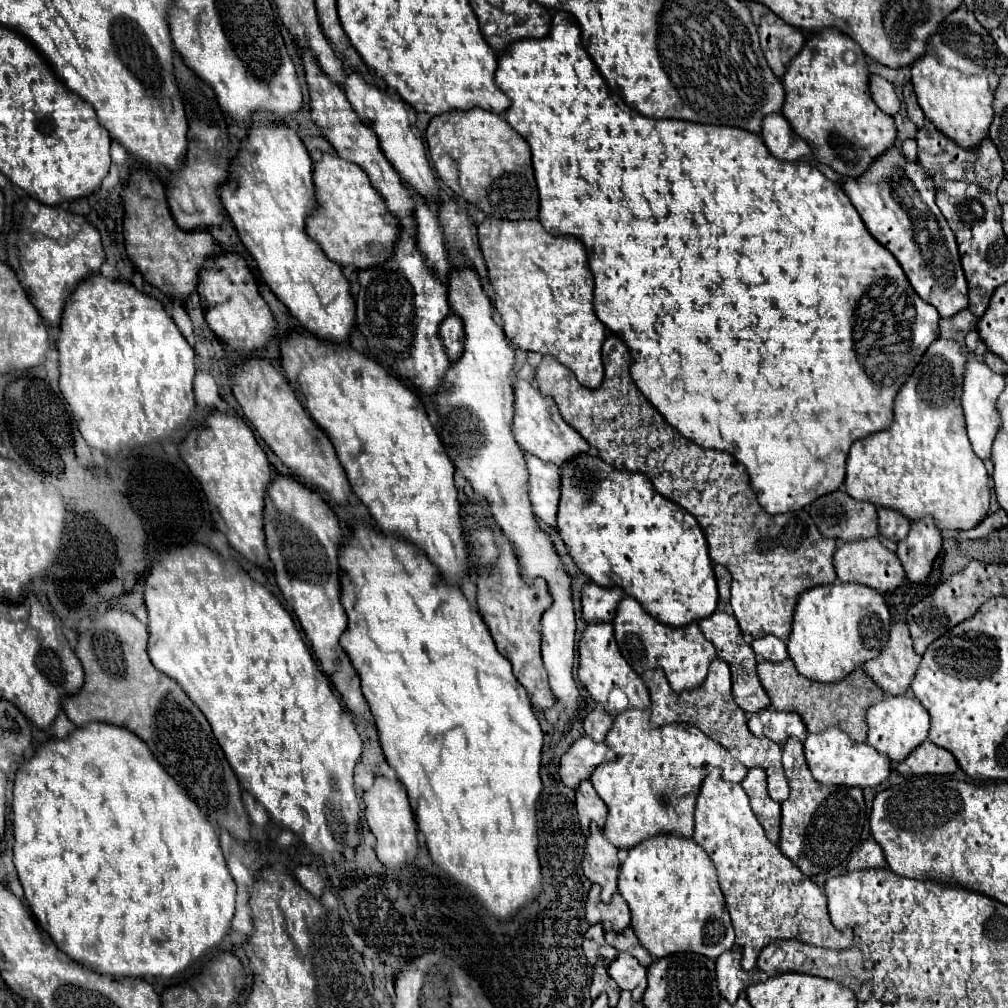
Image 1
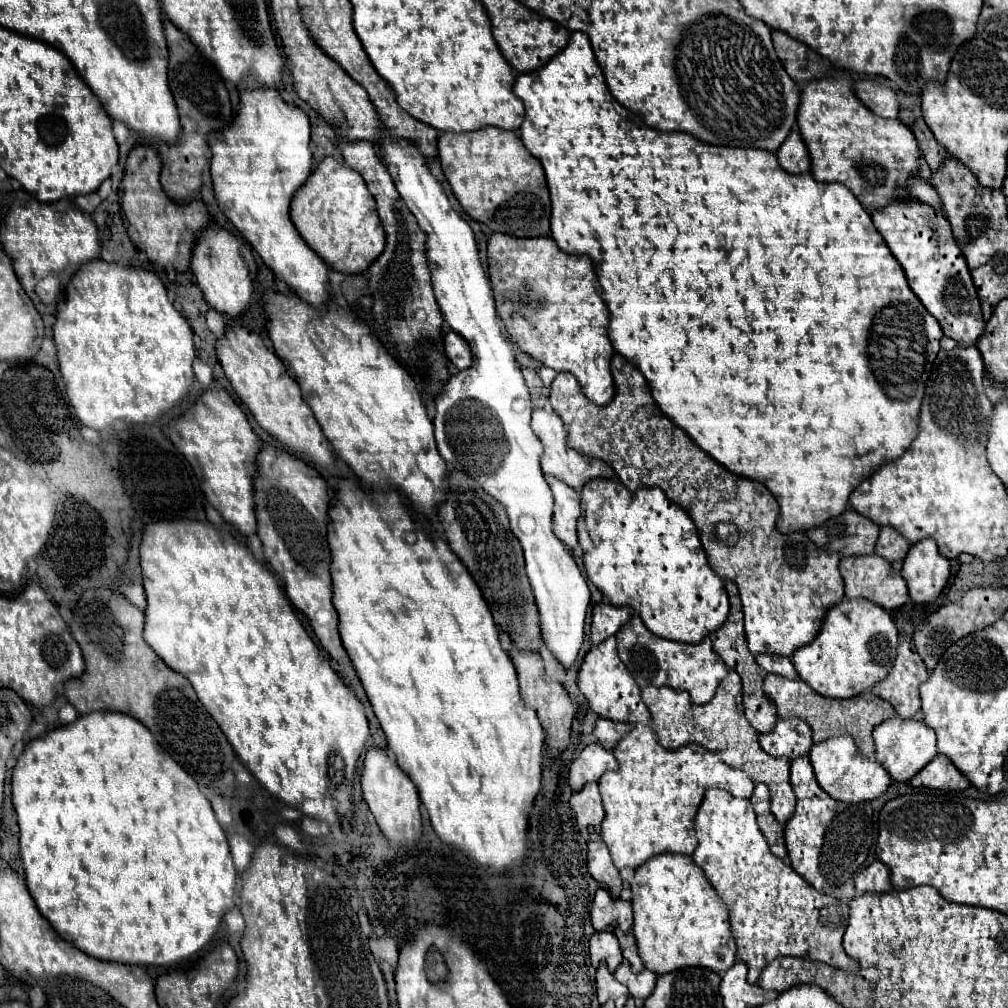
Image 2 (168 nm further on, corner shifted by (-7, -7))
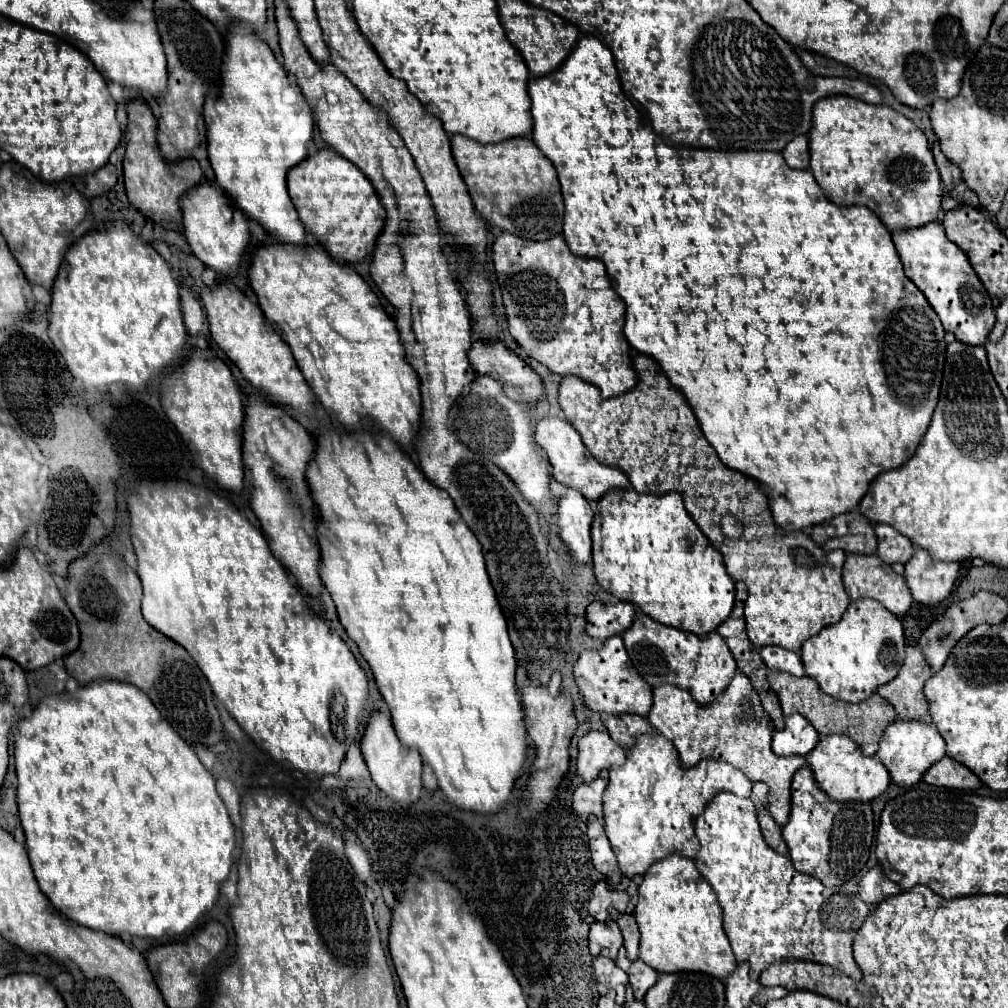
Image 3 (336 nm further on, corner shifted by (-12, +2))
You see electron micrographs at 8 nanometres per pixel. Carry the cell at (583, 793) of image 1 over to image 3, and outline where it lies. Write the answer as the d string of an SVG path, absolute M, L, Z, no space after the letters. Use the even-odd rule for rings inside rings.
M600 774L594 782L590 784L580 784L574 790L574 798L572 798L572 808L574 812L586 820L588 814L594 814L600 823L604 823L603 813L603 793L608 784L608 776Z

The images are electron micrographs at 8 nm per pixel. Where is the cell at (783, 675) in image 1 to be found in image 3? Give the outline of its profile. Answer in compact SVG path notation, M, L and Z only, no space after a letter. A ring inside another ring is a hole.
M770 670L768 672L768 682L774 688L774 692L780 698L782 704L782 712L784 716L790 716L794 712L802 714L804 718L810 720L810 724L818 730L818 734L828 736L828 734L844 734L850 736L860 750L866 756L874 756L878 750L878 740L882 736L882 732L886 730L888 724L892 724L896 720L896 712L894 708L888 704L888 700L884 700L880 694L874 694L872 698L858 702L858 704L850 704L844 700L836 700L832 696L828 696L826 692L820 690L820 686L816 684L816 680L812 680L810 676L802 676L796 678L792 674L784 674L784 672L776 672Z

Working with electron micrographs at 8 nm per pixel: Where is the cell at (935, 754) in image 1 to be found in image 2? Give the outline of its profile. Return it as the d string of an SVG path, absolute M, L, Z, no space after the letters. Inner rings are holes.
M937 755L909 783L913 787L931 787L931 789L949 789L949 791L969 787L967 777L945 755Z

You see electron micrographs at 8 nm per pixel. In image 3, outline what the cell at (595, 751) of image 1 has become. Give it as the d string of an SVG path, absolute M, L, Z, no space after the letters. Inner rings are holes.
M606 730L588 732L578 742L576 768L586 782L596 780L600 770L604 768L612 768L614 764L624 764L624 760L626 760L624 748L618 746Z

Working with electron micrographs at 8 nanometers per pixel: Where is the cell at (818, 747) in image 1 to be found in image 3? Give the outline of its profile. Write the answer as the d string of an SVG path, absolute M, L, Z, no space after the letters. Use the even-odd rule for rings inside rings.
M830 734L820 738L816 748L806 756L818 788L834 802L870 802L878 798L890 784L884 764L876 756L864 756L860 748L844 734Z

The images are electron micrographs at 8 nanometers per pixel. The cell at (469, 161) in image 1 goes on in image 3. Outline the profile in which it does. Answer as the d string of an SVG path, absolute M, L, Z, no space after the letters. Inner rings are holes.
M452 136L456 166L470 190L476 210L484 220L526 240L548 240L562 234L564 200L550 160L528 138L510 138L498 144L480 144L466 136Z

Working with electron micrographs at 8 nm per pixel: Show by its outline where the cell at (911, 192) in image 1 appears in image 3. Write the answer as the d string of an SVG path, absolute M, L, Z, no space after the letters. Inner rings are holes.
M926 224L924 228L894 232L892 236L906 276L920 288L930 306L936 310L944 330L952 332L958 342L982 346L996 322L994 310L990 306L990 296L972 270L968 258L944 236L942 224Z

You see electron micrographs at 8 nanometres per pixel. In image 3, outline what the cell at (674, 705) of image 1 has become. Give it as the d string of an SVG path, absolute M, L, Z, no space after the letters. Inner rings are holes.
M736 672L730 686L712 704L696 704L692 700L690 692L680 690L676 686L662 684L662 686L654 688L654 704L652 704L650 712L648 712L648 720L660 734L664 734L676 746L676 750L680 754L680 766L682 768L692 768L704 758L716 758L716 760L724 760L724 762L736 766L738 770L742 770L750 782L768 784L768 788L770 788L770 792L768 792L768 808L770 808L770 814L772 814L774 822L778 826L784 826L788 822L788 816L790 816L790 782L792 782L794 772L806 764L806 758L804 756L788 756L788 758L784 758L784 756L776 756L772 752L770 742L772 742L774 724L772 724L770 716L766 714L766 710L762 708L758 692L750 686L750 680L744 674Z

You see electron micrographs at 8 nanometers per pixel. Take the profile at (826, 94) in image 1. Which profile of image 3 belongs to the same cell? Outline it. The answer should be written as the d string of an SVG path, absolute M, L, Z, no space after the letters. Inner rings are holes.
M828 96L828 98L818 100L814 106L814 124L812 124L812 130L808 132L808 140L810 140L810 170L812 170L816 182L820 184L820 188L824 190L824 194L830 202L834 202L838 206L866 206L866 208L870 208L884 222L884 226L890 232L912 230L912 228L920 228L920 226L926 226L930 222L940 220L938 214L942 212L942 180L940 180L938 168L934 164L930 144L928 144L924 132L912 120L902 116L900 112L896 112L888 106L872 106L872 104L866 104L866 102L850 98L850 96Z

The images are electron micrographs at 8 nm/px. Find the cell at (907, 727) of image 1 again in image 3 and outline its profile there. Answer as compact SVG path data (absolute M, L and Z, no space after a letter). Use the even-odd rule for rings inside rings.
M896 720L888 726L880 738L880 748L876 756L886 766L890 780L898 786L912 786L916 784L924 772L938 762L946 754L946 742L940 732L932 724L924 724L920 720Z

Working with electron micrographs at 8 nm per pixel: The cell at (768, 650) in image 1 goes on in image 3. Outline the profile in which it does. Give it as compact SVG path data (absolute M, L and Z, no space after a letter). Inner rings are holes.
M764 646L760 650L760 656L772 670L788 672L792 676L804 676L804 664L800 660L800 654L792 650L786 650L782 646Z

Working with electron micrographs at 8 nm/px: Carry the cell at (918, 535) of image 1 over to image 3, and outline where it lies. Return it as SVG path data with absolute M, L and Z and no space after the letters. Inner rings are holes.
M916 548L914 556L906 564L904 580L916 602L936 606L950 596L958 578L958 570L958 562L932 560L922 548Z

